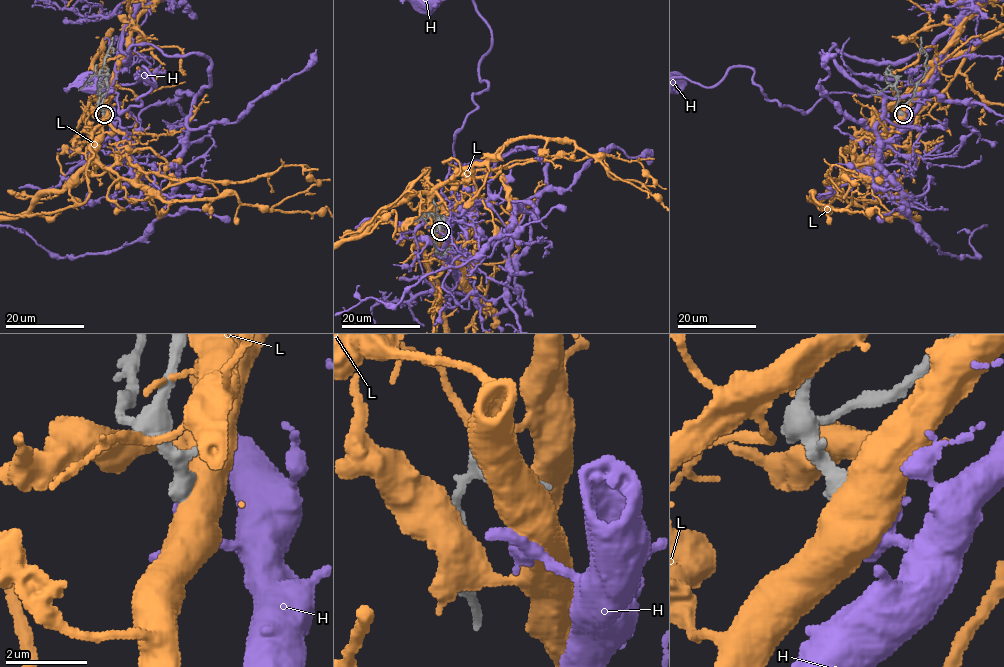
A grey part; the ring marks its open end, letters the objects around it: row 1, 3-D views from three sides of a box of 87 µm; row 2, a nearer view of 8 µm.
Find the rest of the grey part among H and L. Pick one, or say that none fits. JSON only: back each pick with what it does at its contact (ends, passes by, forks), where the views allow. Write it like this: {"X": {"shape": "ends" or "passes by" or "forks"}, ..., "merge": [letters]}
{"merge": []}

